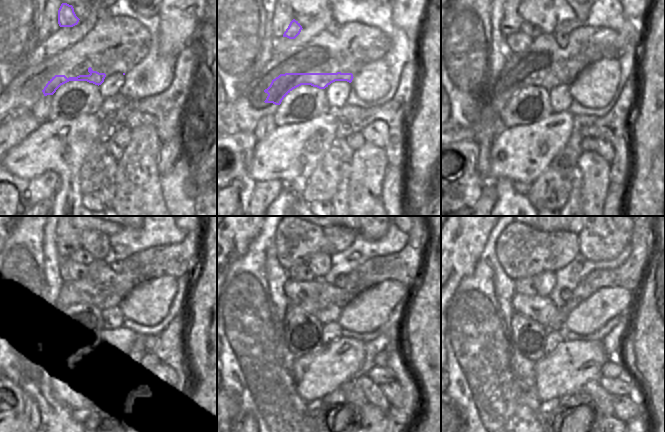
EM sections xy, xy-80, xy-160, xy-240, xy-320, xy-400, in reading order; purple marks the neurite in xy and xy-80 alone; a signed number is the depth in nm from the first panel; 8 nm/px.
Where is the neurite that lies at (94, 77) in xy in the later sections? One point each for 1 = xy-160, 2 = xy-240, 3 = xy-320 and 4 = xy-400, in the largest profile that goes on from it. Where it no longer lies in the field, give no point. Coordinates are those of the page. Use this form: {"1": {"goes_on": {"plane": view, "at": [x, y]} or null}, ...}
{"1": {"goes_on": {"plane": "xy-160", "at": [547, 76]}}, "2": {"goes_on": {"plane": "xy-240", "at": [101, 299]}}, "3": {"goes_on": {"plane": "xy-320", "at": [325, 303]}}, "4": {"goes_on": {"plane": "xy-400", "at": [541, 309]}}}

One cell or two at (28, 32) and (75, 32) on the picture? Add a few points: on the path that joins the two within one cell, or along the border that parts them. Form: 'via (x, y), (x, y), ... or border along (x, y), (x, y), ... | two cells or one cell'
border along (38, 43), (26, 60), (26, 64) | two cells

